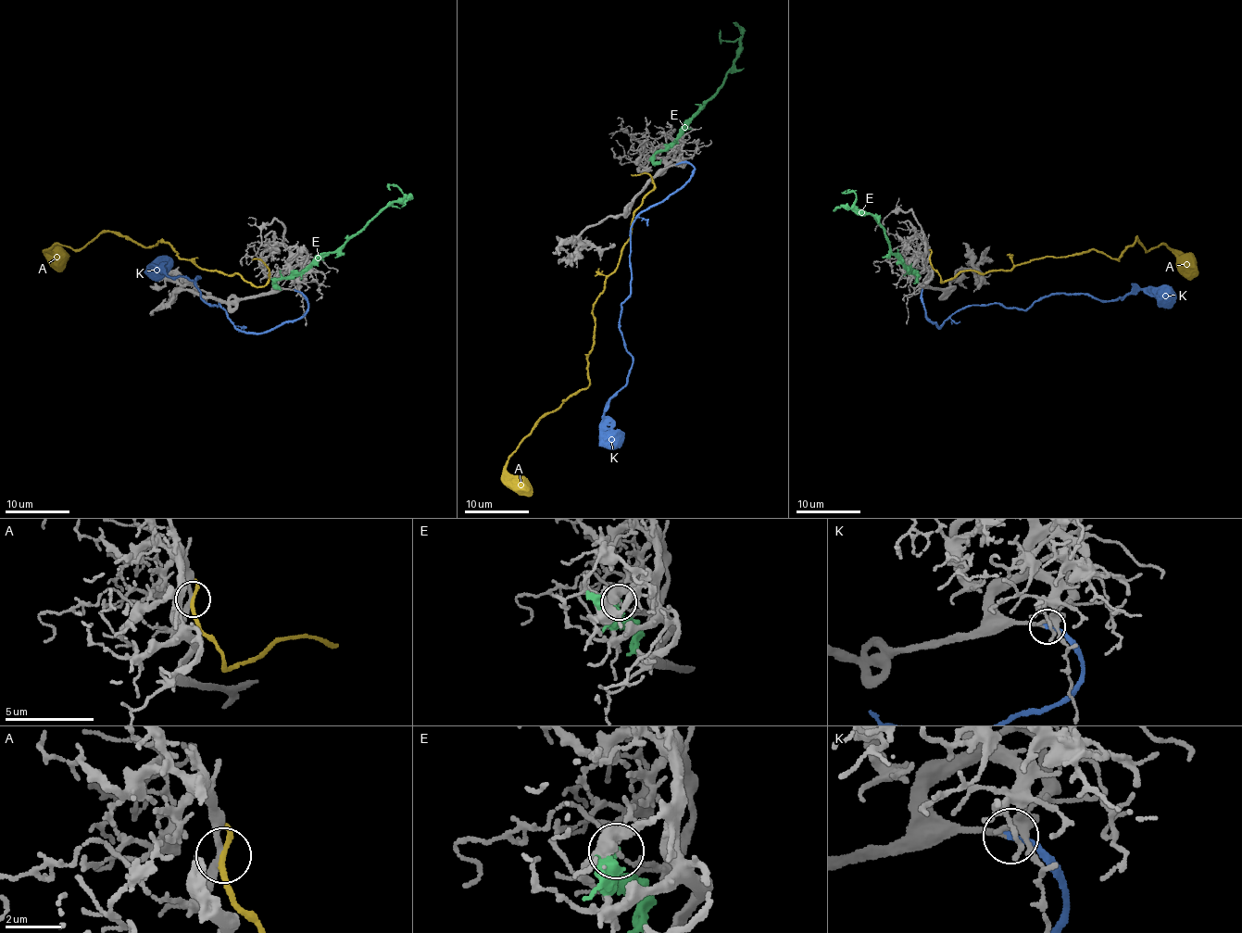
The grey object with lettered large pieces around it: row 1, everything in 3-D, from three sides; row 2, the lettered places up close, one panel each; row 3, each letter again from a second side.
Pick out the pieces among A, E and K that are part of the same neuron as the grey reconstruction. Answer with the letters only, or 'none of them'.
K

